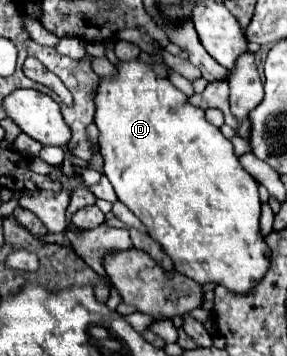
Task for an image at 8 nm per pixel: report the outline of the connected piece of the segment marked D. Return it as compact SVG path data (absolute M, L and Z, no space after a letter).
M129 42L115 44L115 56L119 58L117 74L115 76L101 76L101 82L95 90L95 124L99 128L99 148L101 148L101 156L103 156L103 174L109 178L119 202L123 202L147 226L149 236L165 248L165 252L173 258L173 264L181 274L185 274L187 278L193 278L199 284L219 282L219 284L227 286L229 290L233 290L237 294L245 294L253 288L253 284L261 281L261 278L267 272L267 268L269 268L269 246L259 236L261 202L259 202L257 182L253 180L253 176L247 170L243 170L239 166L239 158L233 152L233 144L221 134L219 128L215 128L213 124L209 124L205 120L205 110L193 106L189 102L189 96L185 96L179 88L175 88L171 84L171 80L161 78L153 70L151 64L141 64L139 54L141 54L141 50L139 50L137 44L129 44Z

